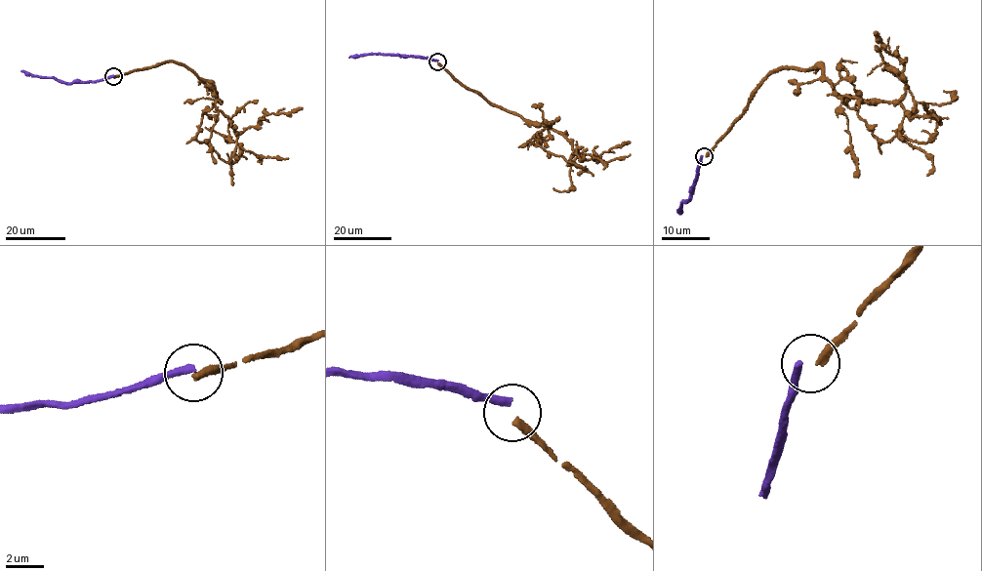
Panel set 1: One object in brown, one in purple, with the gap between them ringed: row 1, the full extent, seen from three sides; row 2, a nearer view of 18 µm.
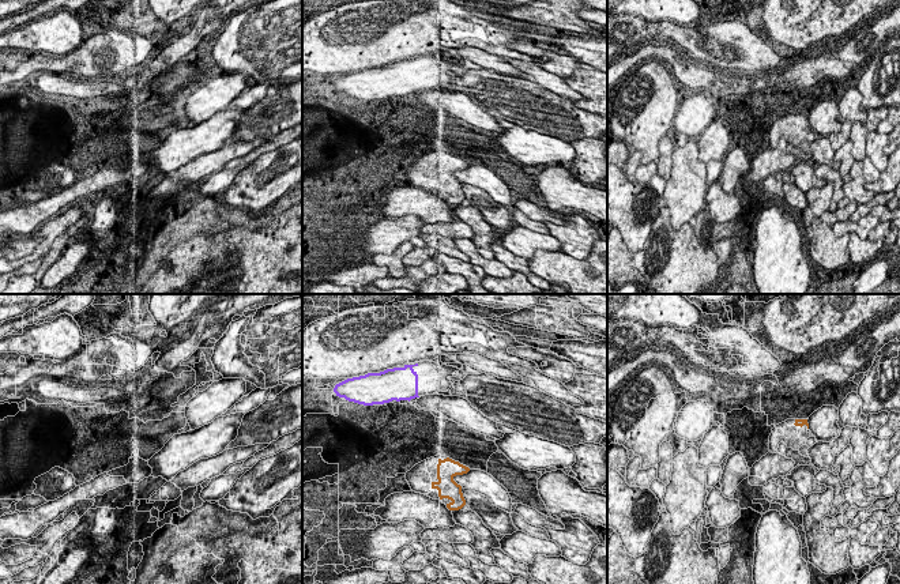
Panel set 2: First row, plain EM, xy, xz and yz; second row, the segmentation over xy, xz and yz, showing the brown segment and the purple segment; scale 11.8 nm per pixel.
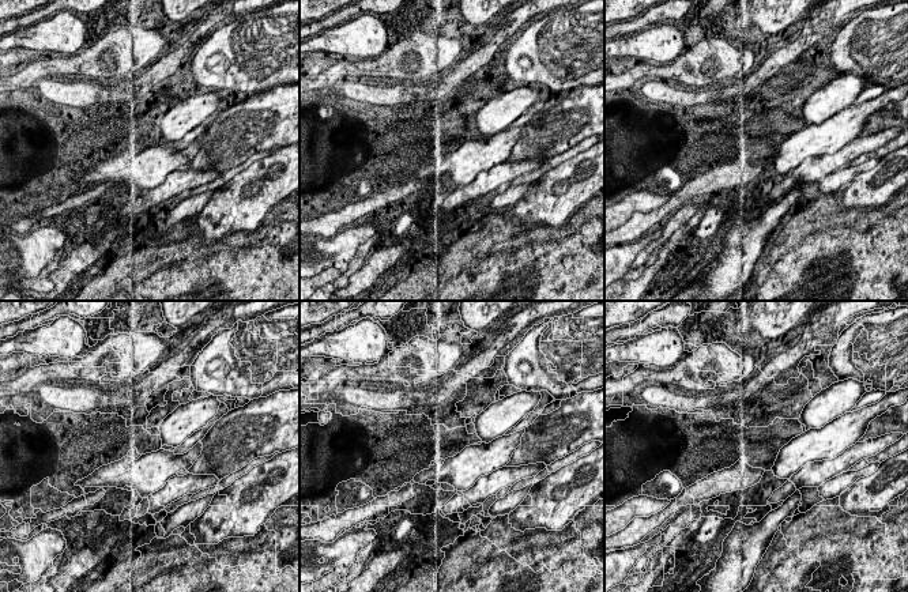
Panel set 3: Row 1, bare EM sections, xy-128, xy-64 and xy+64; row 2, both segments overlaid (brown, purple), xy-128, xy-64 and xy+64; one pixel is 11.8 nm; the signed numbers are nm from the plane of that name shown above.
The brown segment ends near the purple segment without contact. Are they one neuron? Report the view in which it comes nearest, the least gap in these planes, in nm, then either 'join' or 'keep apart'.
xz | 750 nm | keep apart

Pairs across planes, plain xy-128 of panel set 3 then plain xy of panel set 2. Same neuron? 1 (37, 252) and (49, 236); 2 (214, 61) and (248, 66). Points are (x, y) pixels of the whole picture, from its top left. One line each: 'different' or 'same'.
1: same
2: same

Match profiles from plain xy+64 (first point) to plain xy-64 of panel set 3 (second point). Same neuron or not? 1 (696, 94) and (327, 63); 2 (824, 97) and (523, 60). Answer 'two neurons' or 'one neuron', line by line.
1: one neuron
2: two neurons

